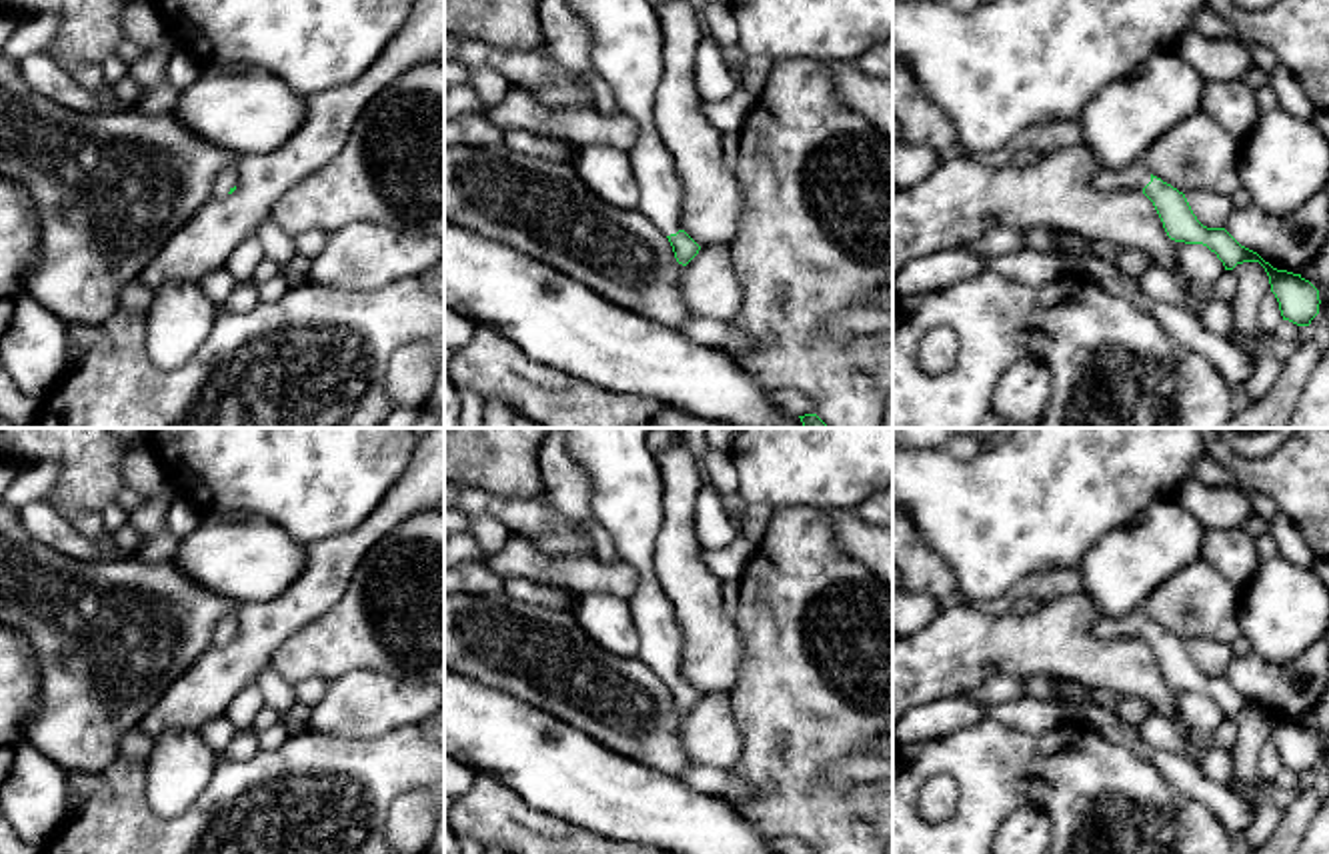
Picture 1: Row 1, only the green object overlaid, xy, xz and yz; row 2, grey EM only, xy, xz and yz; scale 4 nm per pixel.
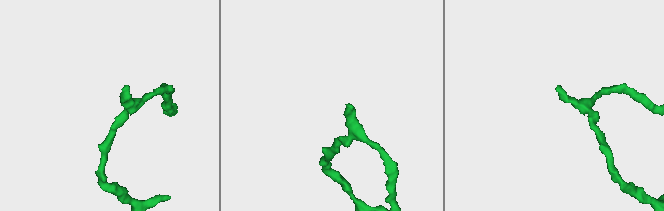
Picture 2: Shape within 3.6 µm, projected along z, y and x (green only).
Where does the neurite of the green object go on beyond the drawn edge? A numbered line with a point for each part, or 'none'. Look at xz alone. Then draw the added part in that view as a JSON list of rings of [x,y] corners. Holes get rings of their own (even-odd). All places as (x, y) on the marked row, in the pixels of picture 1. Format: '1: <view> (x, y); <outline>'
1: xz (625, 34); [[[566,0],[590,28],[590,64],[610,86],[622,114],[638,124],[638,140],[628,150],[638,186],[638,212],[667,236],[681,230],[681,182],[673,158],[654,126],[654,96],[662,78],[662,28],[648,0]]]

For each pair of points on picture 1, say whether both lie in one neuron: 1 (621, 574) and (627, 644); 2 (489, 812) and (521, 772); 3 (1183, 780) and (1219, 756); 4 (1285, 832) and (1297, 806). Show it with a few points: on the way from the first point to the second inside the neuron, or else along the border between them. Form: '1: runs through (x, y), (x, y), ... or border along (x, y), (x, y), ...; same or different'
1: border along (581, 594), (615, 594), (627, 600); different
2: border along (477, 770), (495, 776), (531, 806), (549, 812); different
3: border along (1197, 764), (1211, 780), (1227, 786); different
4: runs through (1291, 826), (1297, 812); same

